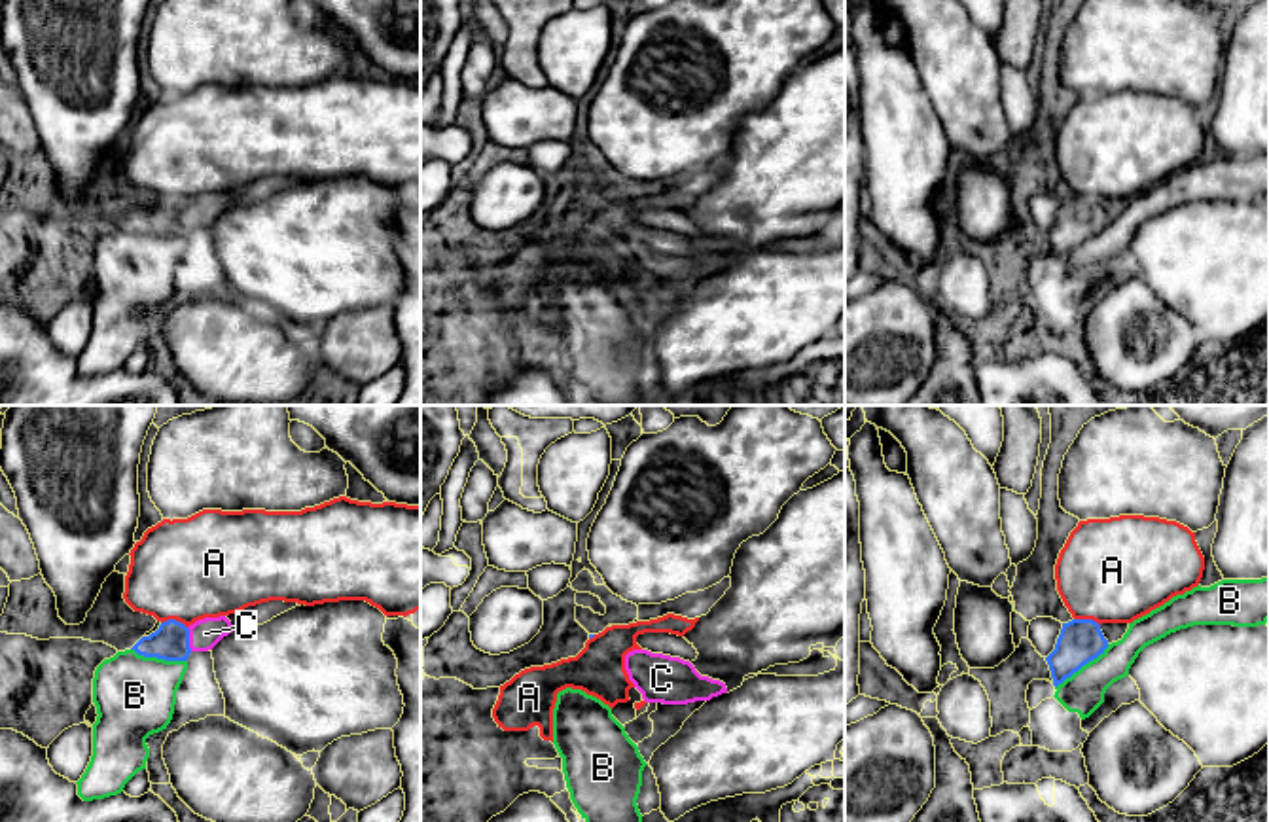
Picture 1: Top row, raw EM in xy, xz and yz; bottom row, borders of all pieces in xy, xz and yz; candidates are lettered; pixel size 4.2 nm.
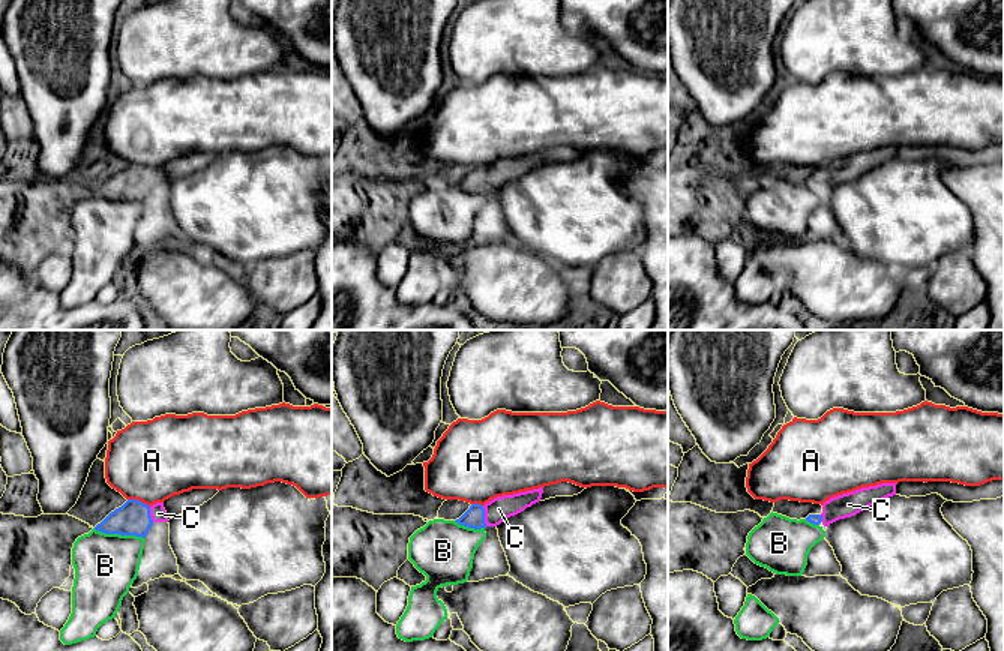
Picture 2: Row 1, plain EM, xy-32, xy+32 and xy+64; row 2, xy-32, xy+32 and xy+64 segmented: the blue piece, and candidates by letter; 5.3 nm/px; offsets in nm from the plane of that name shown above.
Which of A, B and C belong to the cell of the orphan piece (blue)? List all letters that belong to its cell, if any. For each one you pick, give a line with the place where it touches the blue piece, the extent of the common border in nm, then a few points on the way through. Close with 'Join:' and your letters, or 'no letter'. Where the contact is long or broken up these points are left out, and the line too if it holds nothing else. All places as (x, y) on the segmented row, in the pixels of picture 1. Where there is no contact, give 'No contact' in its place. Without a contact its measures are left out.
C: Touches blue at xy (188, 639). Shared border 110 nm. Path across: xy (171, 641), (188, 639), (205, 633)
Join: C

